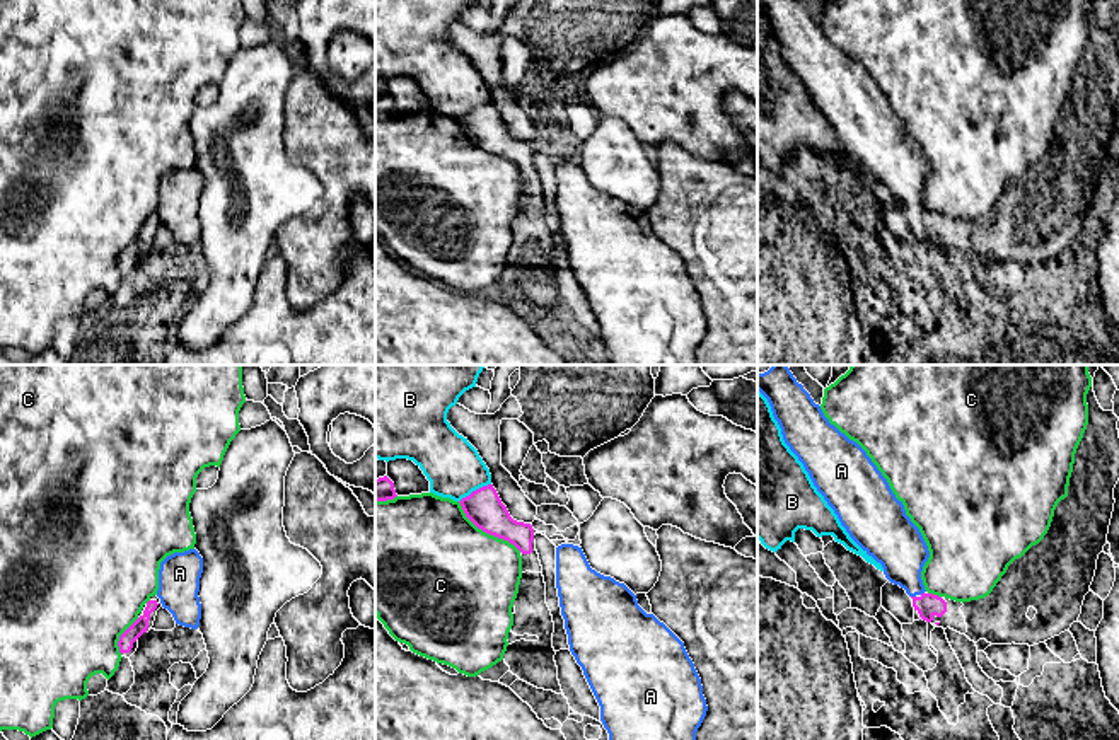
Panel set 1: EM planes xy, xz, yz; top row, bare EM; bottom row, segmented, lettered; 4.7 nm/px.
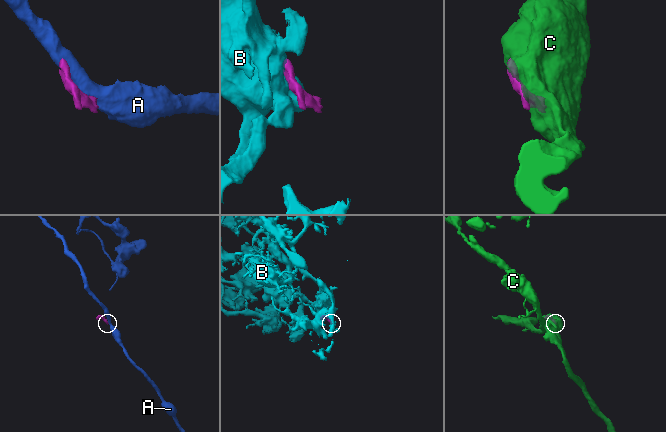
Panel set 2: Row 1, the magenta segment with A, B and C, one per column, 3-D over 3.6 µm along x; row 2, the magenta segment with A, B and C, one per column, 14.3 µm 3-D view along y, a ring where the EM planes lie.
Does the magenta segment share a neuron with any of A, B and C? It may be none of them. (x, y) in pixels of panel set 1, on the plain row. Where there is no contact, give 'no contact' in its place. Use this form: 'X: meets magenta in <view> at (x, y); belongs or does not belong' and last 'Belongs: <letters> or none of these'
A: meets magenta in yz at (913, 215); does not belong
B: meets magenta in xz at (476, 108); does not belong
C: meets magenta in xz at (487, 150); does not belong
Belongs: none of these

